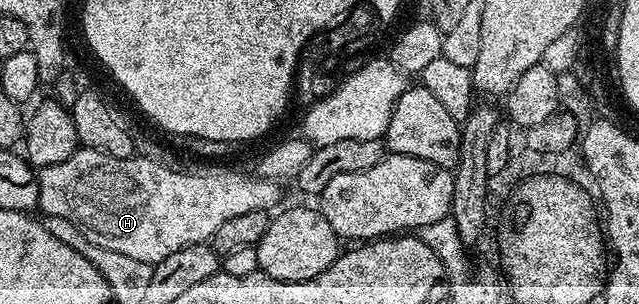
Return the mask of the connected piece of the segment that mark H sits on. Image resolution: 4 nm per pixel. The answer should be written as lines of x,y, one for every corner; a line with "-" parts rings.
81,146
70,157
66,157
66,161
58,161
58,165
39,168
37,204
44,215
66,217
66,221
74,221
76,230
86,237
86,241
90,241
94,245
102,245
102,249
114,249
114,253
122,253
126,257
135,257
138,261
146,261
155,265
161,263
166,257
170,257
170,253
178,253
178,249
182,249
186,245
208,243
218,229
218,225
222,225
222,221
230,221
230,217
238,217
238,213
250,213
251,211
271,212
273,210
272,206
280,199
281,184
277,180
266,179
256,173
247,175
244,171
235,171
232,167
224,166
228,165
208,165
205,166
208,167
205,171
184,171
185,169
158,165
158,161
150,161
139,157
131,159
110,157
106,153
98,153
94,149

